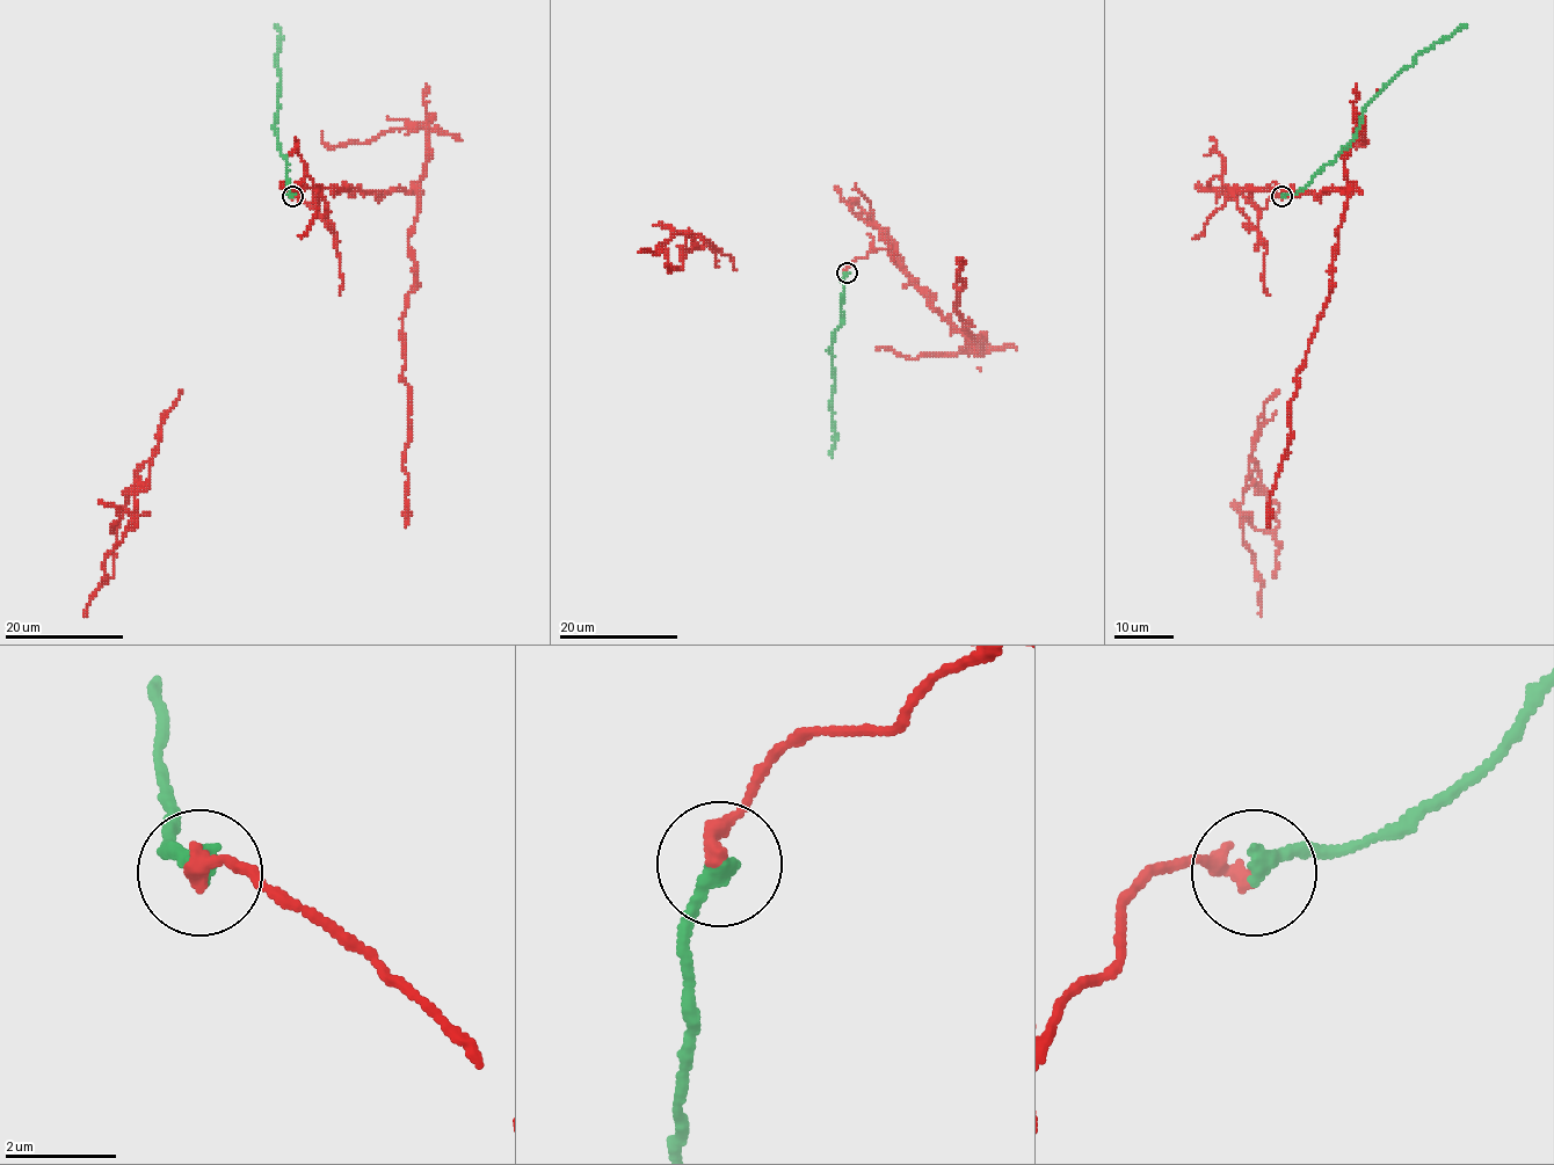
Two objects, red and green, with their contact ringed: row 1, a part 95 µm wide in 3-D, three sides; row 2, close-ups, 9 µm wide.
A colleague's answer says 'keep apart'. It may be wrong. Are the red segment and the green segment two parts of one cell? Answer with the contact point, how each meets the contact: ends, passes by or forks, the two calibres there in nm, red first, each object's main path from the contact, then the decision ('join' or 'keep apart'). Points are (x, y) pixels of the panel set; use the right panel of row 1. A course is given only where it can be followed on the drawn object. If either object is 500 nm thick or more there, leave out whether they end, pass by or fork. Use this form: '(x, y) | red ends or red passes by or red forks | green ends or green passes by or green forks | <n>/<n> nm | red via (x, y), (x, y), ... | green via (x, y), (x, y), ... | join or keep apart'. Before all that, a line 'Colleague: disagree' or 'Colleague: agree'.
Colleague: agree
(1282, 196) | red ends | green ends | 320/360 nm | red via (1283, 196), (1268, 201), (1257, 232), (1235, 195), (1350, 191), (1331, 289), (1290, 402), (1290, 442), (1268, 526) | green via (1283, 196), (1298, 193), (1333, 160), (1359, 126), (1363, 108), (1400, 71), (1421, 52), (1466, 24) | keep apart

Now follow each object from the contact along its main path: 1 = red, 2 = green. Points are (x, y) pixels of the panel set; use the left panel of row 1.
1: (291, 196), (333, 232), (322, 189), (418, 193), (409, 238), (415, 289), (401, 318), (406, 526)
2: (291, 196), (287, 160), (274, 126), (281, 39), (276, 24)

